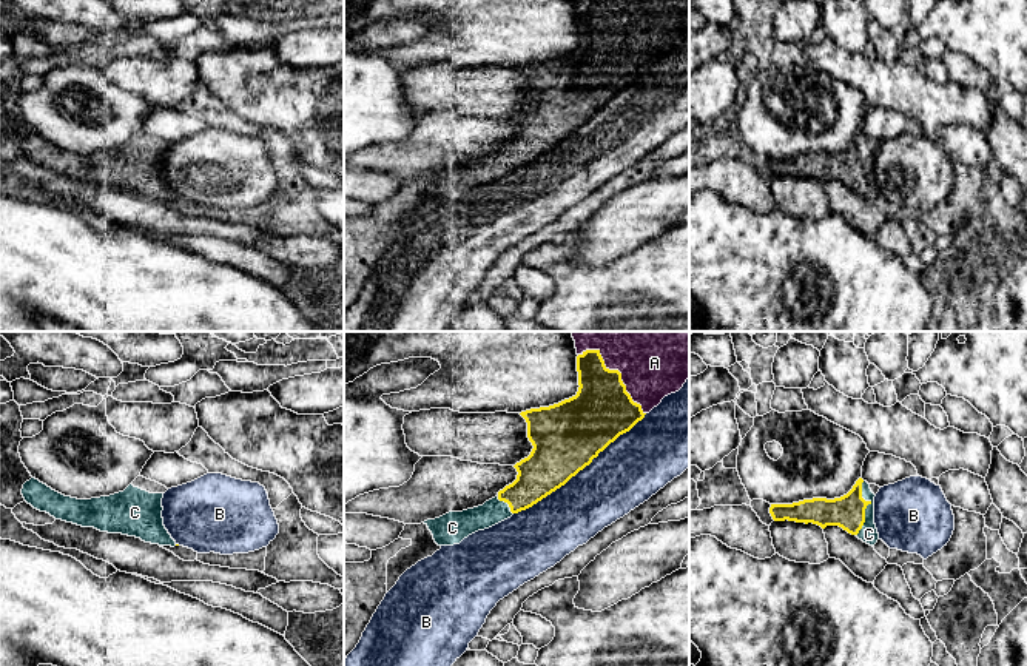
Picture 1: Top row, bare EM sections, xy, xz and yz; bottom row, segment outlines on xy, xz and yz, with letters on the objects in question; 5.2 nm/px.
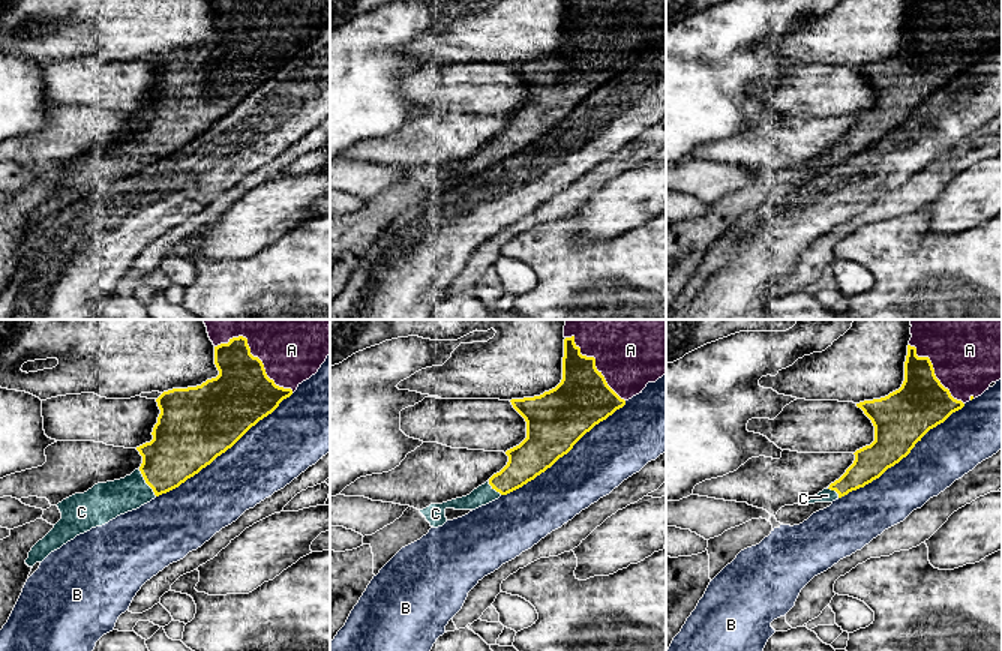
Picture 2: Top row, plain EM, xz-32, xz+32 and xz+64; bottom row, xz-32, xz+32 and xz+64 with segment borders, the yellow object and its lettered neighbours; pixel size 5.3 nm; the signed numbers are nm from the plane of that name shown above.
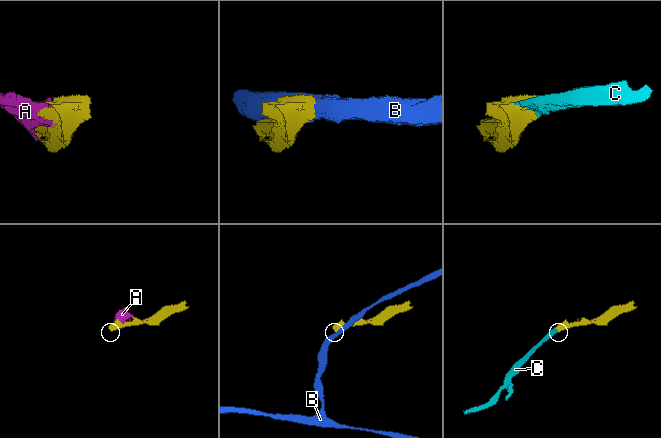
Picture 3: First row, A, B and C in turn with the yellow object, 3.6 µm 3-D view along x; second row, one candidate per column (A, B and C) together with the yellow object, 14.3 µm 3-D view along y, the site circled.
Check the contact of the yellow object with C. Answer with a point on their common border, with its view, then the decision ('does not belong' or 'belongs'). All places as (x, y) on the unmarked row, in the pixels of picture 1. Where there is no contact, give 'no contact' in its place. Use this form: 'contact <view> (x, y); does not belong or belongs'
contact yz (865, 162); belongs

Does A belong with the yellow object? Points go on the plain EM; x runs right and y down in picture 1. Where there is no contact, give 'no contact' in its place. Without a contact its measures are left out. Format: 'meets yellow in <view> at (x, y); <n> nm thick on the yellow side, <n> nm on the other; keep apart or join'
meets yellow in xz at (617, 25); 320 nm thick on the yellow side, 280 nm on the other; join

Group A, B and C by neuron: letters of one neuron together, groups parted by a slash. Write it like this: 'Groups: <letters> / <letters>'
Groups: A C / B

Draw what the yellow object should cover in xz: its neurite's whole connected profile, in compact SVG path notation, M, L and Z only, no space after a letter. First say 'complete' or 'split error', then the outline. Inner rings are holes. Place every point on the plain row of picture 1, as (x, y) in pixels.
split error | M575 0L575 3L580 40L577 49L549 62L520 68L527 77L527 92L534 103L527 113L514 120L518 126L517 134L483 160L424 176L438 200L460 199L469 190L532 162L564 140L665 51L678 46L689 32L689 0Z

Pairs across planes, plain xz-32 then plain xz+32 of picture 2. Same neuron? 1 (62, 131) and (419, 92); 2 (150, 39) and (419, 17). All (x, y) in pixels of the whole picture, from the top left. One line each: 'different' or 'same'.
1: different
2: different

